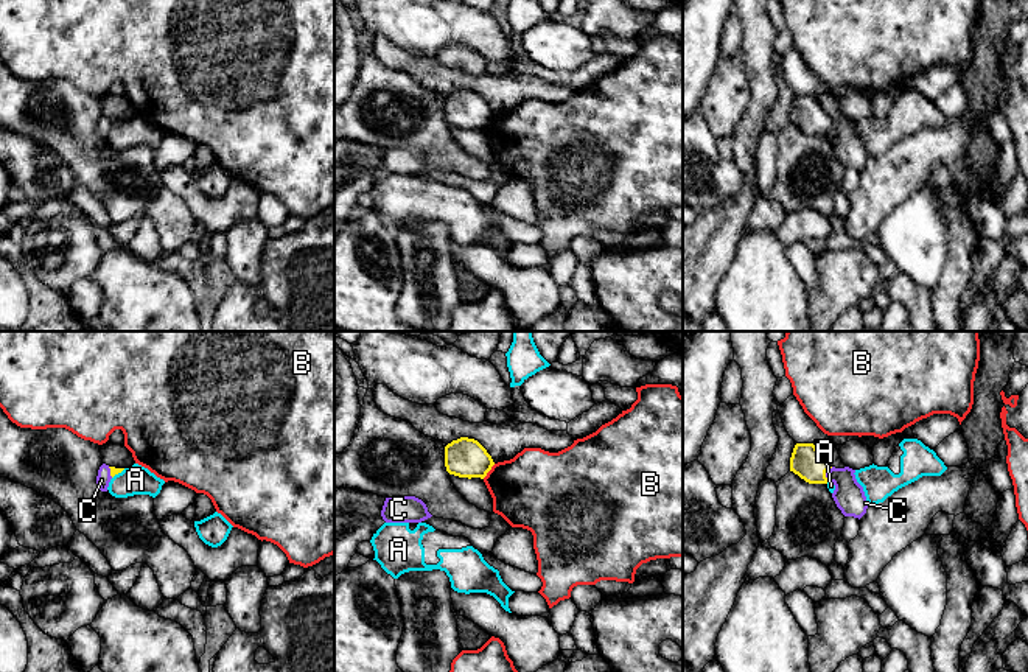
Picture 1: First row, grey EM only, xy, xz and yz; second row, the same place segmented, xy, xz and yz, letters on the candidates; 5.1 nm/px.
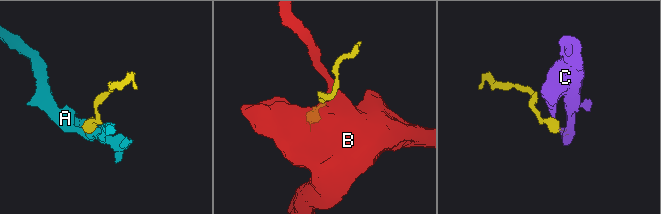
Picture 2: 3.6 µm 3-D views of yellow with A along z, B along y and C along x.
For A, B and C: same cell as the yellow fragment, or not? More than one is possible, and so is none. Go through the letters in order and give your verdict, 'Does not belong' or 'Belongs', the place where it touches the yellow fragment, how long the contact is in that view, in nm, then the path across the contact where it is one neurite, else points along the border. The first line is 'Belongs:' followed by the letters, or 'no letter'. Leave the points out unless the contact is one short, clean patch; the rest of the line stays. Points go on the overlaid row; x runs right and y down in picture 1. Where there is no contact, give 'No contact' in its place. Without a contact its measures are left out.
Belongs: C
A: Does not belong. Touches yellow at xy (118, 472). Shared border 90 nm. Boundary: xy (125, 468), (112, 478)
B: Does not belong. Touches yellow at xz (489, 470). Shared border 100 nm
C: Belongs. Touches yellow at yz (825, 473). Shared border 80 nm. Path across: yz (806, 461), (815, 470), (825, 473), (848, 495)

